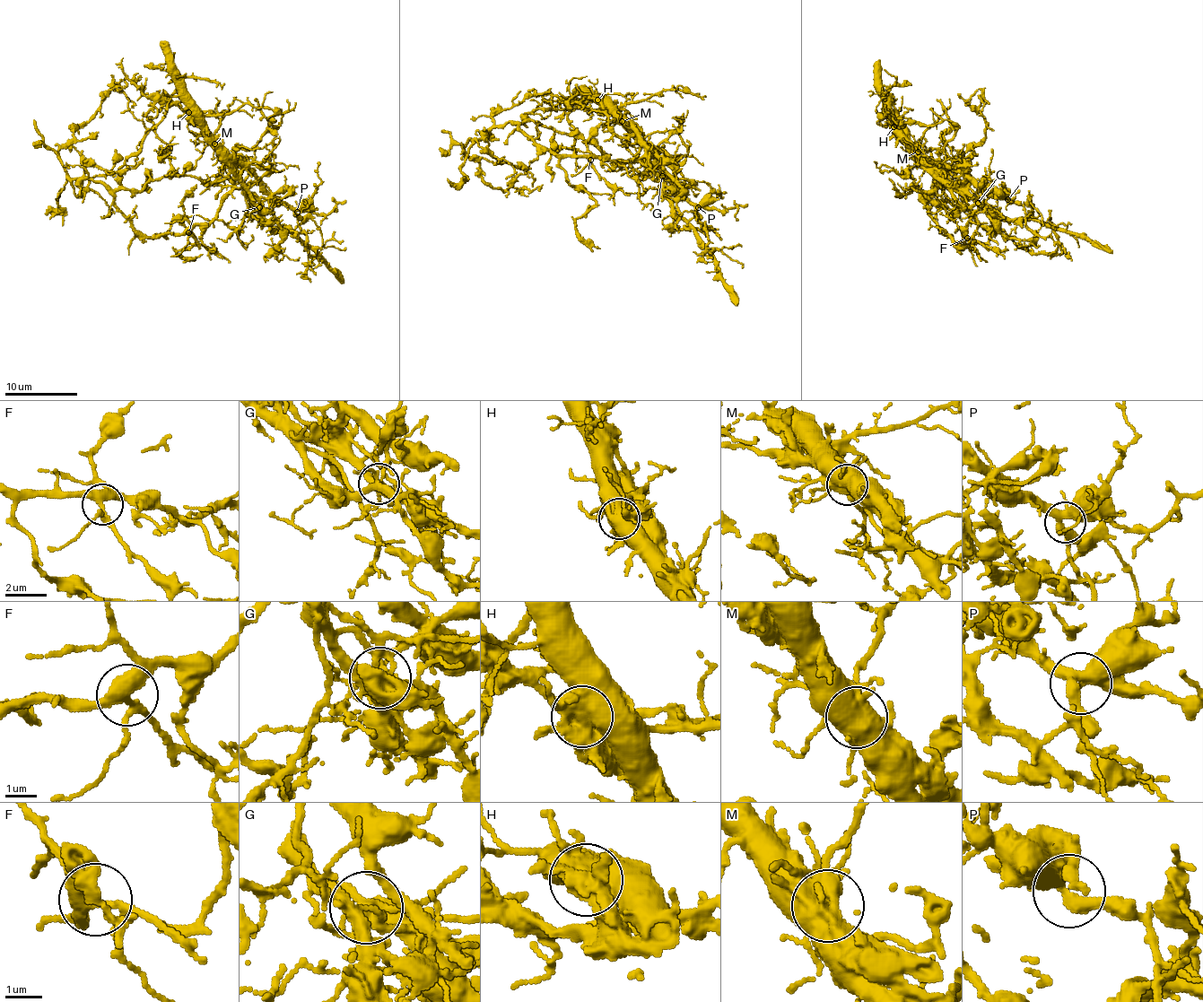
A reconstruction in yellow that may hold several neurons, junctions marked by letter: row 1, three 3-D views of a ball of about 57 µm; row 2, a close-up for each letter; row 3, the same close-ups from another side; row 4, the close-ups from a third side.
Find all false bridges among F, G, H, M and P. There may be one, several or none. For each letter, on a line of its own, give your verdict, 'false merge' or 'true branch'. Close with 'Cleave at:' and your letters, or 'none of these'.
F: true branch
G: false merge
H: false merge
M: false merge
P: true branch
Cleave at: G, H, M

